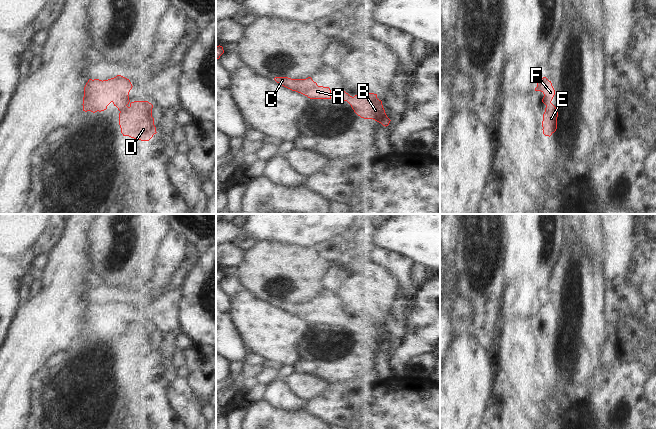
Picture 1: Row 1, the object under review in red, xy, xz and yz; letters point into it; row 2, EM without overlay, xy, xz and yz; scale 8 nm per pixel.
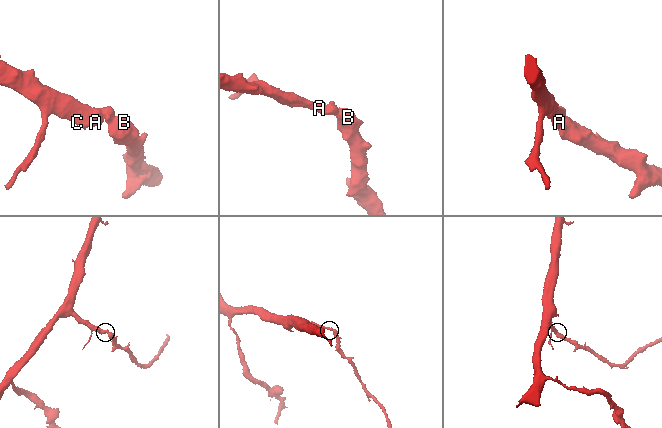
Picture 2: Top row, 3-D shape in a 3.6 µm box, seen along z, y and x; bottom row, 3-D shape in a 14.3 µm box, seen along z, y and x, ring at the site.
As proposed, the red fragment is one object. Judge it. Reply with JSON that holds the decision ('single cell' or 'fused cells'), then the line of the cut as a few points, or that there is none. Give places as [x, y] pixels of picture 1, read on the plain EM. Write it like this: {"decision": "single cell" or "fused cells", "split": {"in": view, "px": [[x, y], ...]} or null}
{"decision": "single cell", "split": null}

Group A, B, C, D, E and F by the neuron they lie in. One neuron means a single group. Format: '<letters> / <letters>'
A B C D E F

